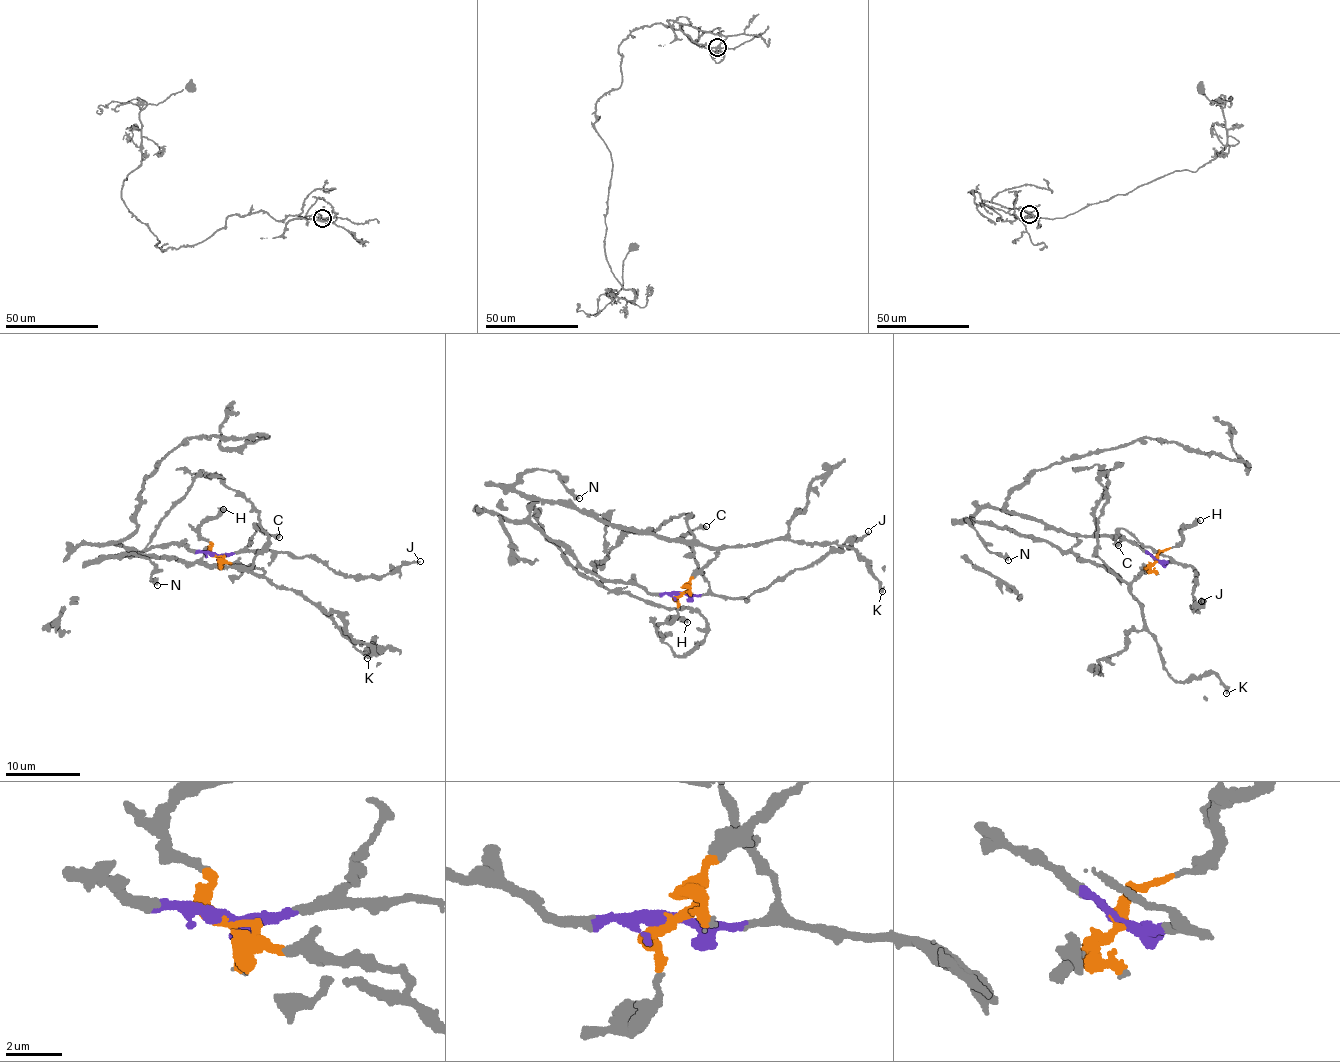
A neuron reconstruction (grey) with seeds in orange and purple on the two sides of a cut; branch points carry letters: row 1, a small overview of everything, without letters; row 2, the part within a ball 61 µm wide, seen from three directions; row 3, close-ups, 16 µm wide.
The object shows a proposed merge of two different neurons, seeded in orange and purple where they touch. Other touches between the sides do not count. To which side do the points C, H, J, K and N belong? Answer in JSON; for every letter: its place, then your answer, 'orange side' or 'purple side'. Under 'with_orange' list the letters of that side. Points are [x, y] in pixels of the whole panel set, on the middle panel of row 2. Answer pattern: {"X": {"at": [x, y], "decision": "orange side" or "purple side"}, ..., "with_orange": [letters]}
{"C": {"at": [706, 526], "decision": "purple side"}, "H": {"at": [687, 622], "decision": "orange side"}, "J": {"at": [868, 531], "decision": "purple side"}, "K": {"at": [882, 591], "decision": "orange side"}, "N": {"at": [579, 498], "decision": "orange side"}, "with_orange": ["H", "K", "N"]}

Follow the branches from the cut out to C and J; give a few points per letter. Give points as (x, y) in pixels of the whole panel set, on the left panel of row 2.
C: (215, 555), (239, 553), (248, 546), (258, 529), (254, 523), (280, 536)
J: (215, 555), (280, 551), (297, 557), (315, 557), (330, 569), (349, 576), (383, 575), (420, 562)

